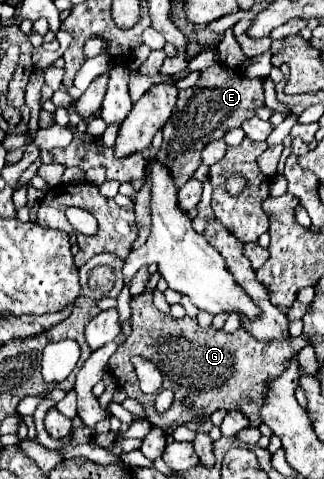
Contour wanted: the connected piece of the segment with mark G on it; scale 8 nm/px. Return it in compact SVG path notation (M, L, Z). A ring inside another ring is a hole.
M144 294L136 302L134 312L134 328L130 340L126 340L122 348L114 352L114 356L110 358L110 370L116 376L118 386L122 386L128 396L140 400L146 410L146 419L158 428L182 426L192 418L192 414L182 406L184 396L192 398L194 412L212 414L218 408L240 410L250 418L252 426L262 424L258 412L262 406L266 382L278 376L286 368L286 362L294 356L294 352L300 352L300 348L308 344L306 336L292 338L290 342L260 342L252 338L244 328L238 328L234 334L226 334L224 330L216 330L214 326L202 330L198 326L198 320L194 318L186 316L182 320L174 320L170 314L158 312L152 304L152 294ZM134 356L146 356L146 360L154 360L164 376L162 388L174 390L174 404L166 412L158 414L154 408L155 398L140 390L138 376L132 366Z

